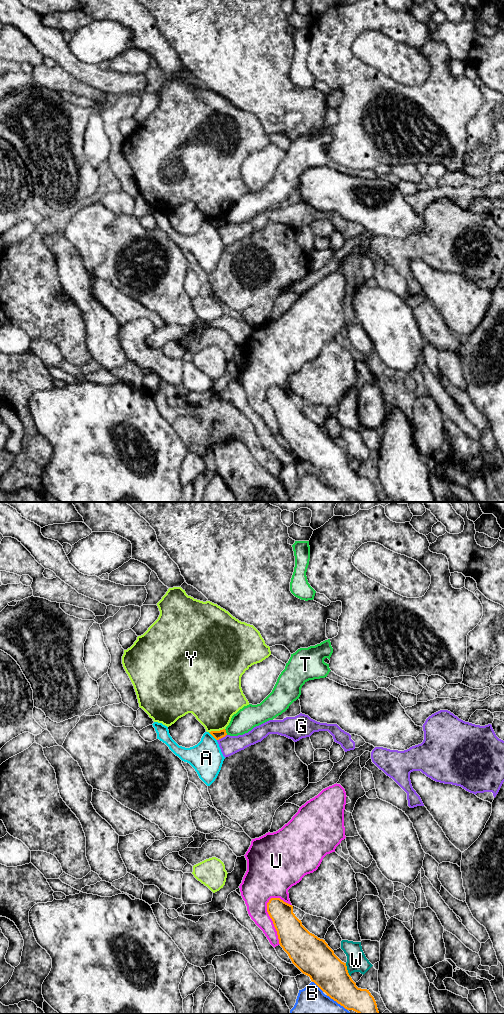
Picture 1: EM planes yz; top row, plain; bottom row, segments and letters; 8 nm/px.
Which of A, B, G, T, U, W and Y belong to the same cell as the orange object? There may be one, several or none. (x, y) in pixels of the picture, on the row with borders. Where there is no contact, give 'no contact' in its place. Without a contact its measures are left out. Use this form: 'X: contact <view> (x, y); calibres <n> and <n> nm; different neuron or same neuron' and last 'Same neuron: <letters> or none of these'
A: contact yz (212, 735); calibres 70 and 260 nm; different neuron
B: contact yz (318, 986); calibres 300 and 360 nm; different neuron
G: contact yz (221, 737); calibres 70 and 160 nm; different neuron
T: contact yz (225, 732); calibres 70 and 190 nm; different neuron
U: contact yz (272, 920); calibres 240 and 220 nm; different neuron
W: contact yz (347, 970); calibres 280 and 160 nm; different neuron
Y: contact yz (216, 731); calibres 70 and 400 nm; different neuron
Same neuron: none of these

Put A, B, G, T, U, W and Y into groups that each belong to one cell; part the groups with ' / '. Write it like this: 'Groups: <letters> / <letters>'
Groups: A / B / G / T / U / W / Y

